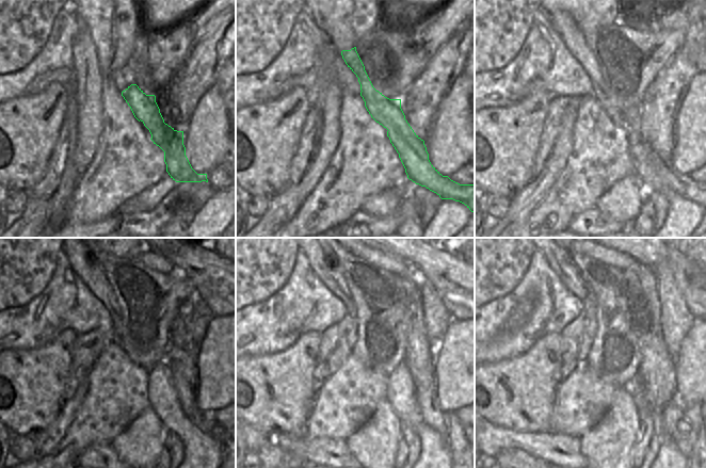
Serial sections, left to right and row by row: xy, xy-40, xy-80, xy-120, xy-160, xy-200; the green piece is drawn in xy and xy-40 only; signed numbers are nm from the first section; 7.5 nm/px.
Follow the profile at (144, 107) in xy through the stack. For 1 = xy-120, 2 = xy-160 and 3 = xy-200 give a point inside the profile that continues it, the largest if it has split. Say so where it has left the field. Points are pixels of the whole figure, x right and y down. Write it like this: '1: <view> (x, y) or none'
1: xy-120 (83, 262)
2: xy-160 (323, 263)
3: xy-200 (560, 261)

